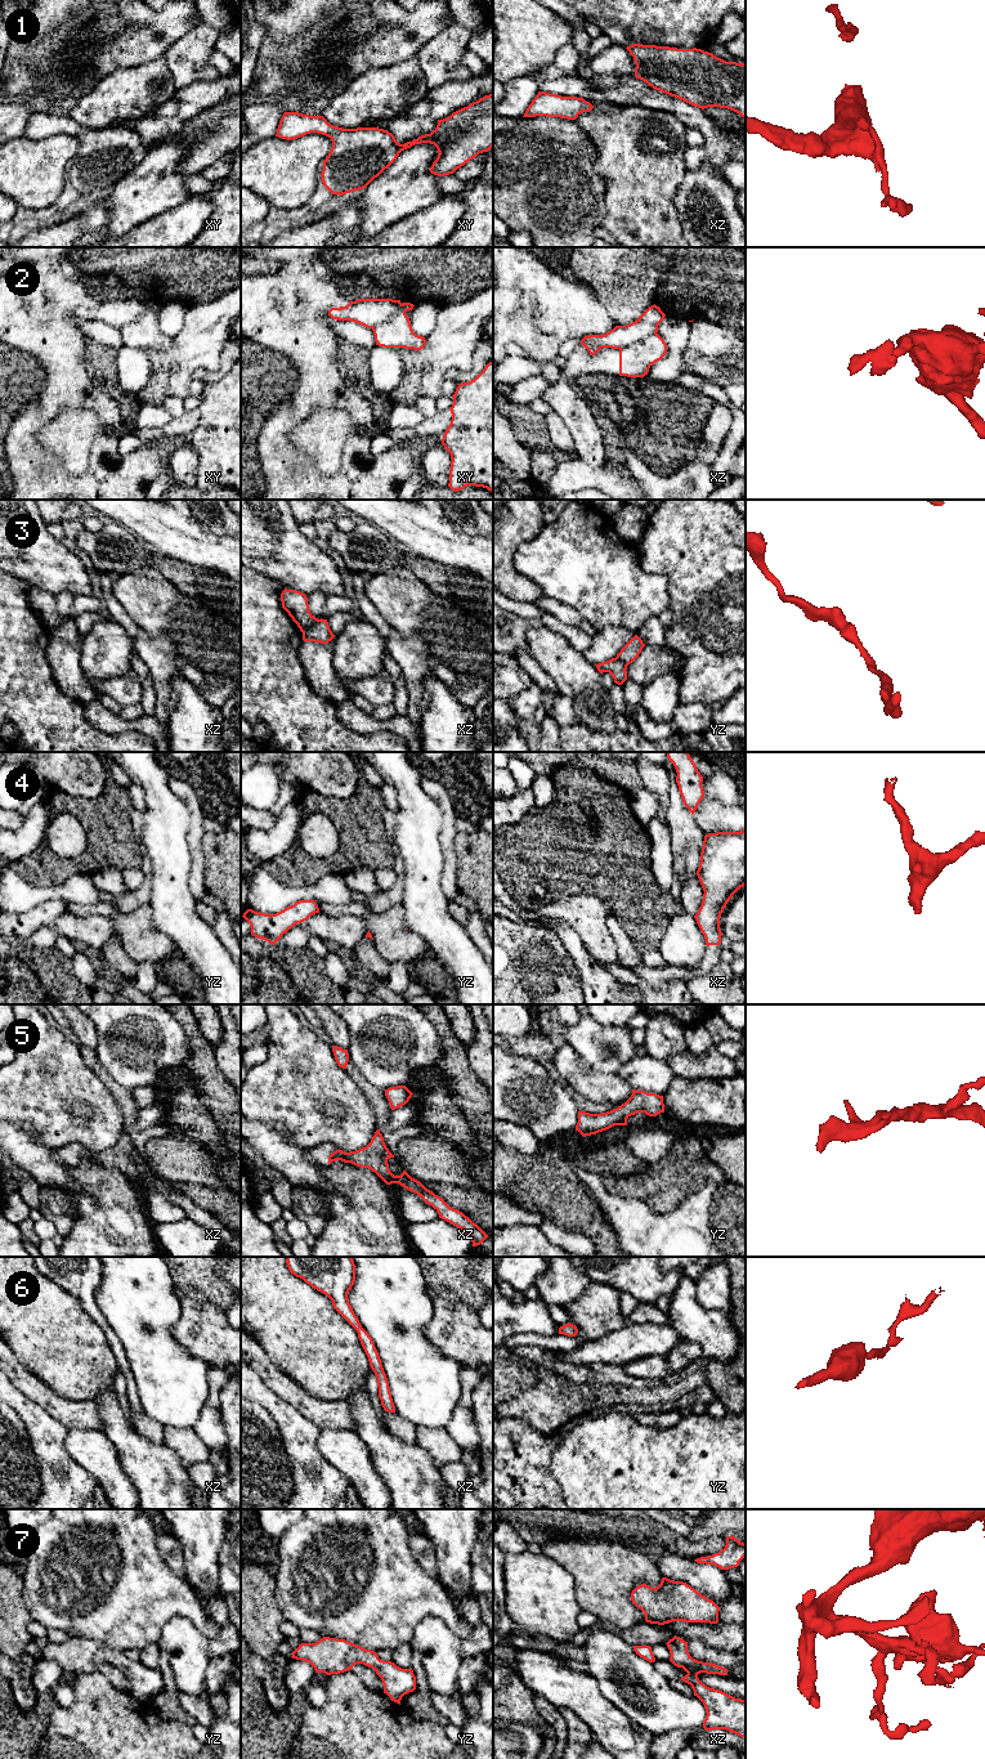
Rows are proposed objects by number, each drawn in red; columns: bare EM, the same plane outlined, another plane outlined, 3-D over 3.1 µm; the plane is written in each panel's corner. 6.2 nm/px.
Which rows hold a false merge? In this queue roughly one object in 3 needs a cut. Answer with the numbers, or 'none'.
2, 3

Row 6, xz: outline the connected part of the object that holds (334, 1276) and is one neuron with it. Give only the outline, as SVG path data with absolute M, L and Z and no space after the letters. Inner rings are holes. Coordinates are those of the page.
M287 1257L287 1267L296 1277L326 1294L333 1308L357 1330L370 1366L377 1378L379 1397L385 1411L395 1413L389 1382L379 1352L370 1334L362 1328L348 1298L355 1281L355 1265L352 1257Z

